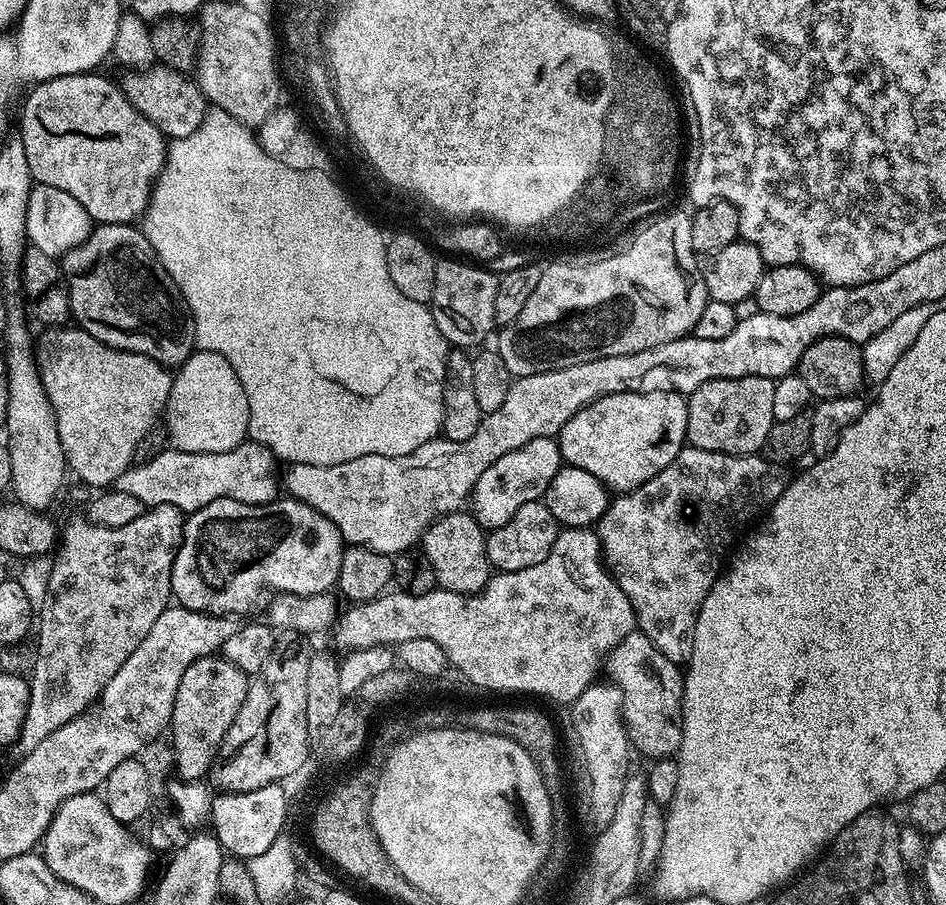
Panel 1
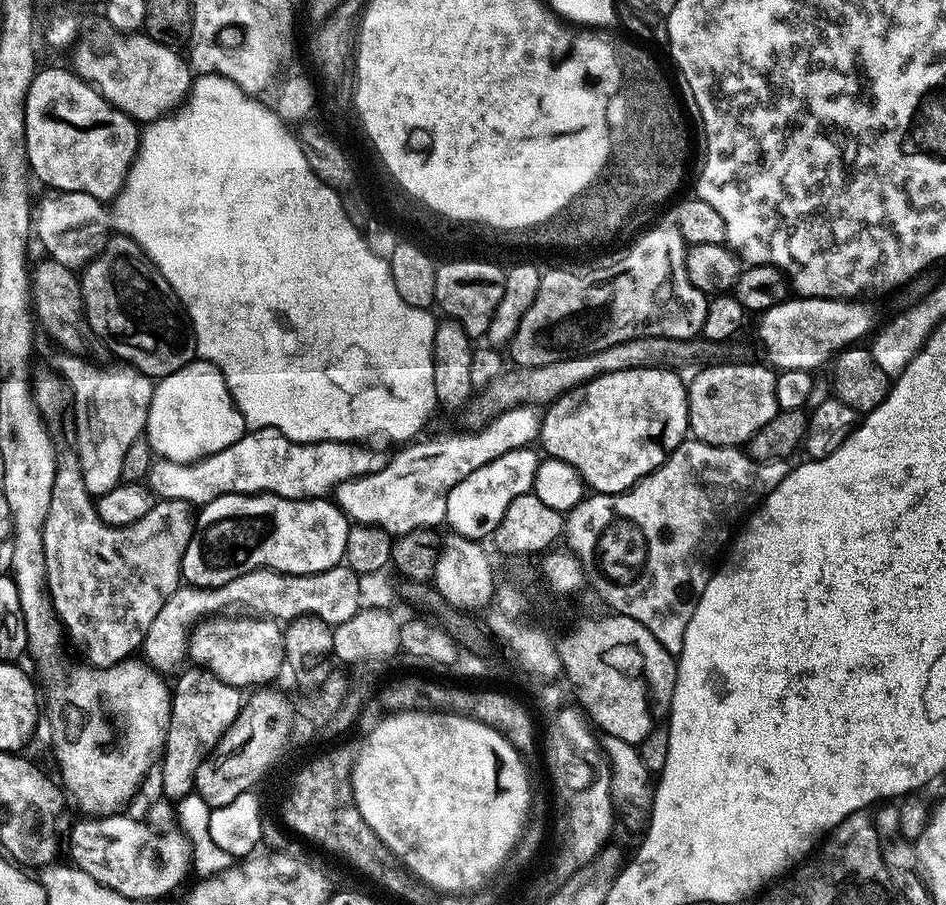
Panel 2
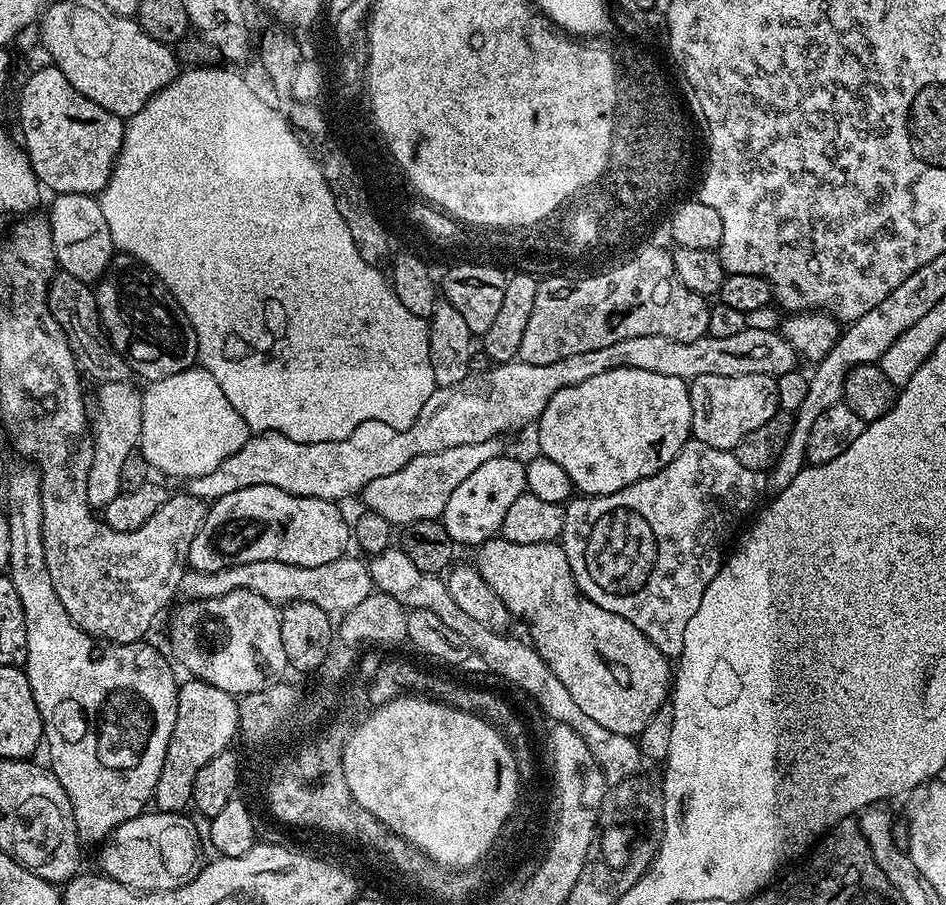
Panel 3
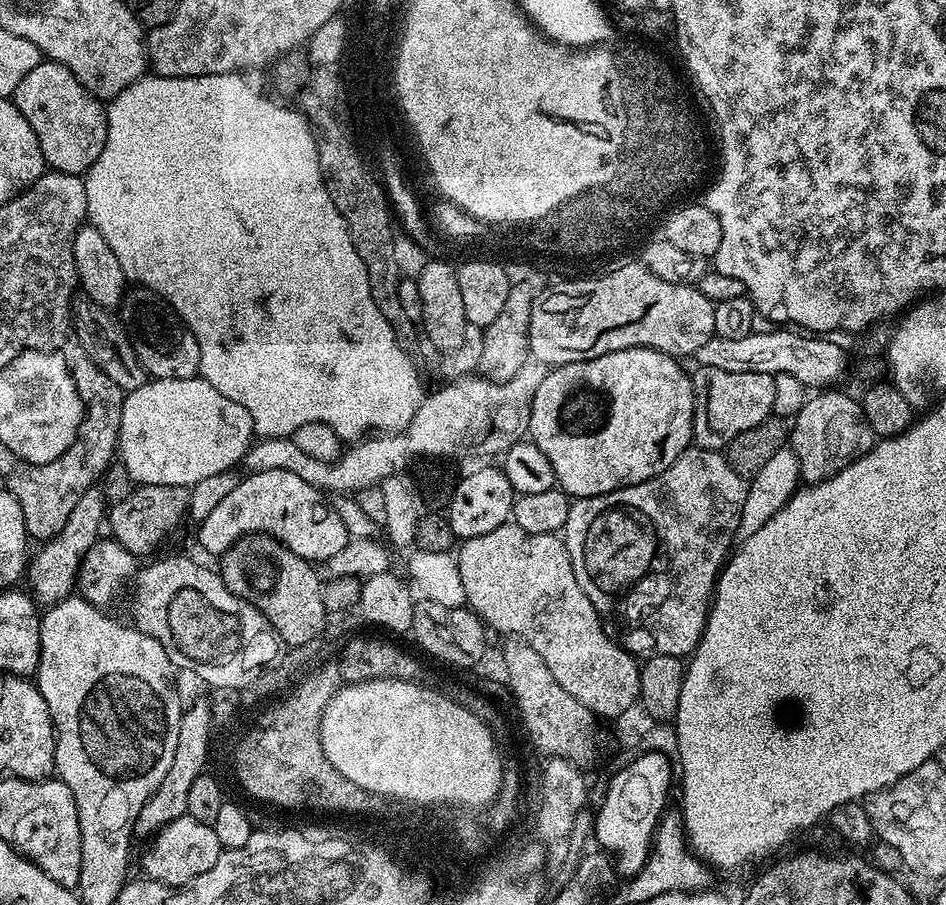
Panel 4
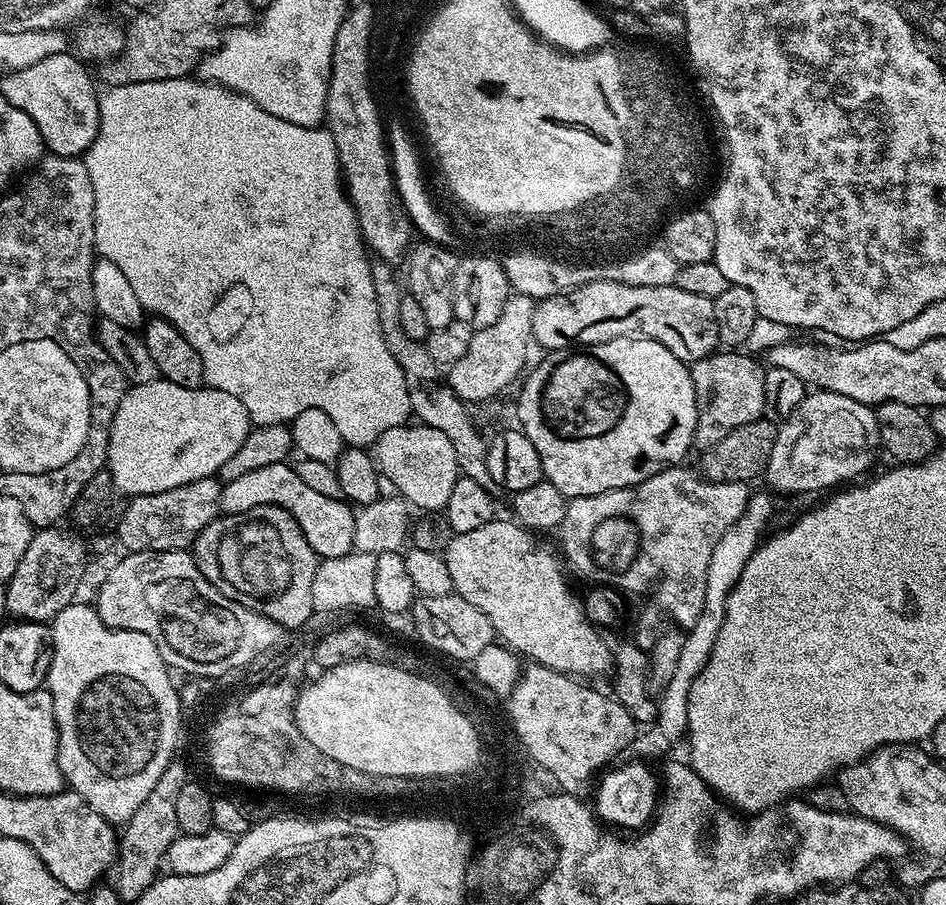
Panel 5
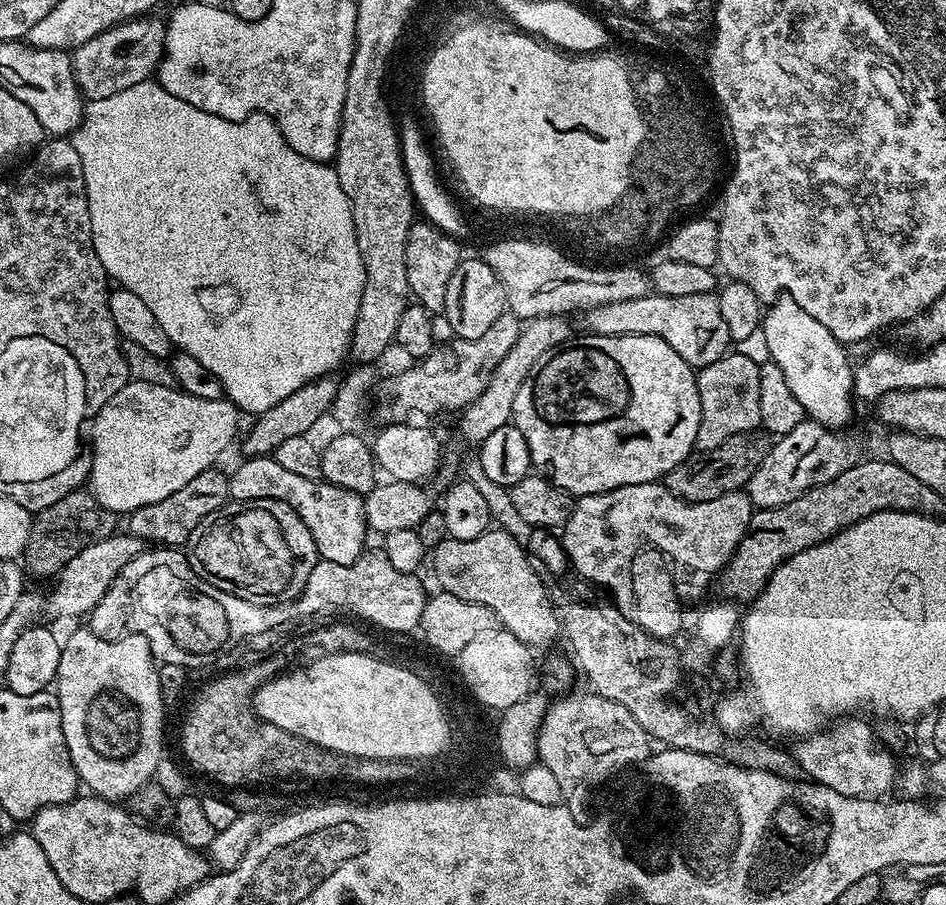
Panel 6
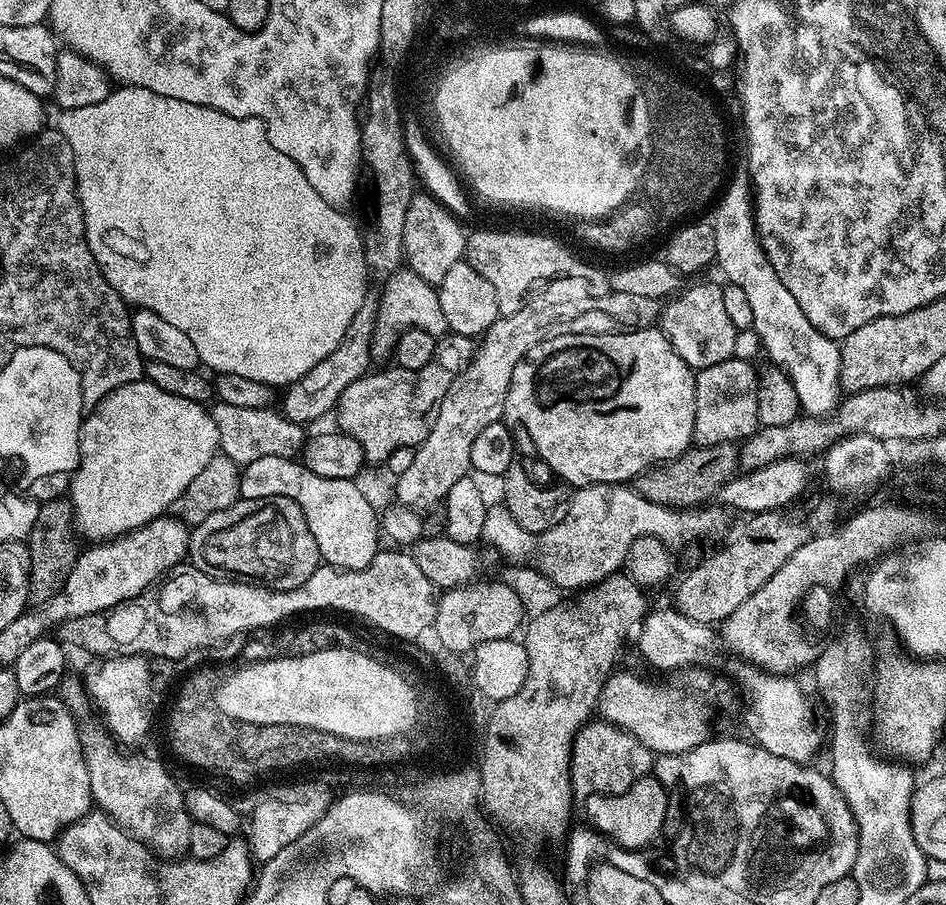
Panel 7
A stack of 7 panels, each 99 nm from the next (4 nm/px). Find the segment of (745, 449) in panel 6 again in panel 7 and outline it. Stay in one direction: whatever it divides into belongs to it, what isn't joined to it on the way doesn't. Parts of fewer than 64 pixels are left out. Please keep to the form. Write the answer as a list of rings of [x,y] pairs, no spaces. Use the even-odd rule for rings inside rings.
[[[715,444],[714,446],[689,447],[687,452],[672,460],[663,460],[640,473],[634,481],[634,487],[642,498],[658,502],[667,508],[681,510],[709,503],[726,486],[740,468],[740,449],[736,444]]]

